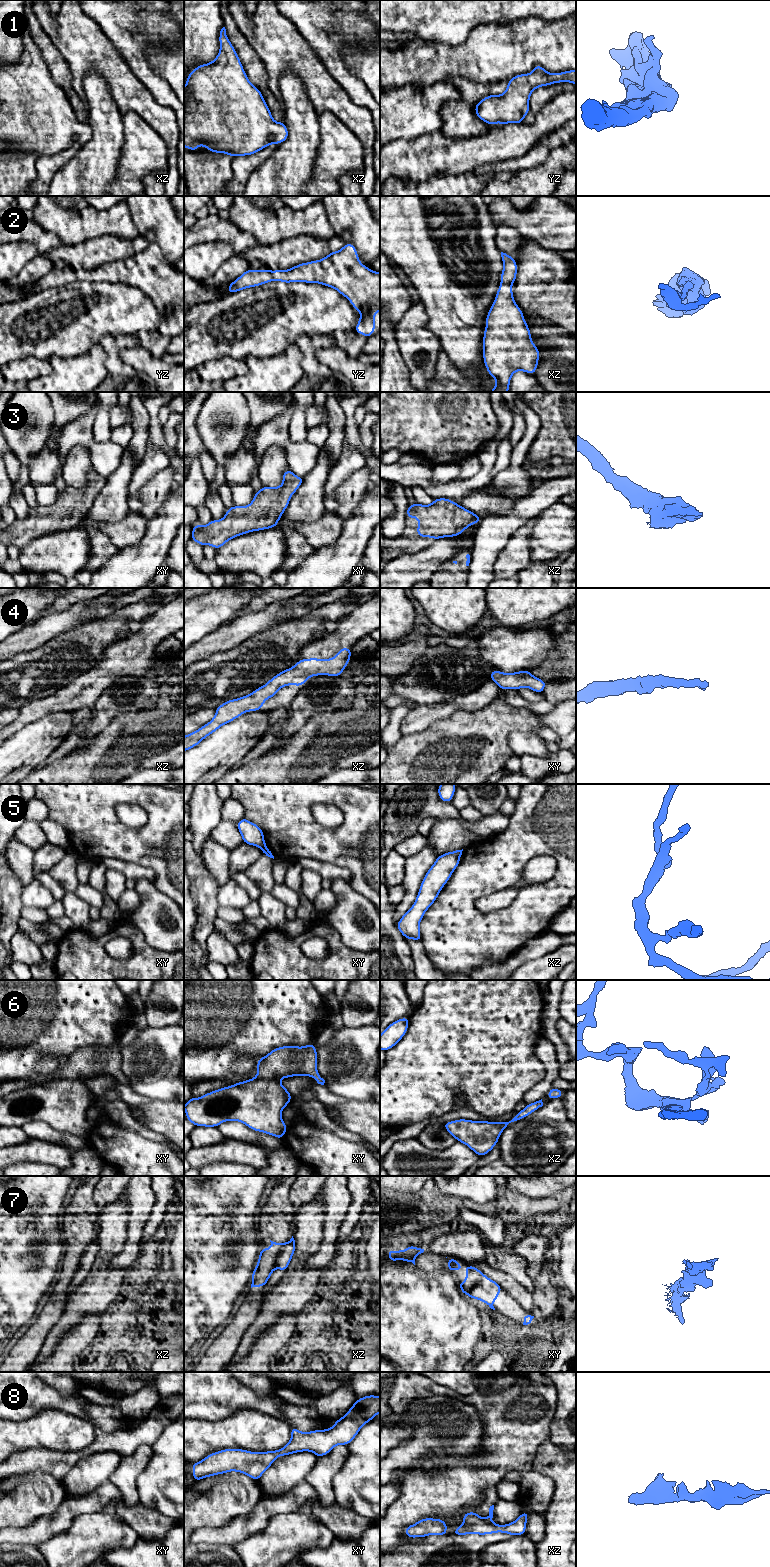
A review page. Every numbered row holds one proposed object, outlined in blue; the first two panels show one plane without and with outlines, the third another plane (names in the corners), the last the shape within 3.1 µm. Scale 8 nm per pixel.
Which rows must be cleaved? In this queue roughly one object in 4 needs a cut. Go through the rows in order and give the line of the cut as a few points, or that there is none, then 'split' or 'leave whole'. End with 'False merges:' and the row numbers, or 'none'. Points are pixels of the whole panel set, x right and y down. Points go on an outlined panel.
1: no cut; leave whole
2: no cut; leave whole
3: no cut; leave whole
4: no cut; leave whole
5: cut in xy along (265, 845), (262, 849); split
6: no cut; leave whole
7: cut in xz along (284, 1243), (277, 1259), (276, 1267); split
8: no cut; leave whole
False merges: 5, 7

